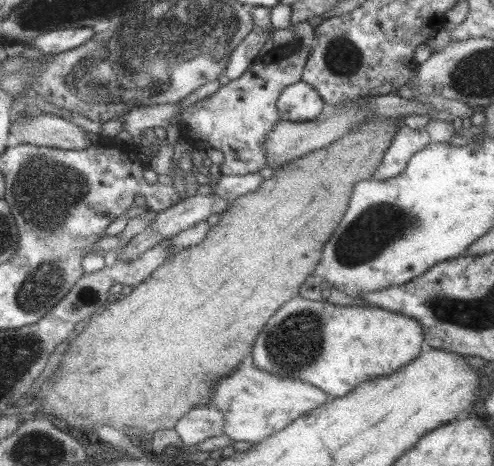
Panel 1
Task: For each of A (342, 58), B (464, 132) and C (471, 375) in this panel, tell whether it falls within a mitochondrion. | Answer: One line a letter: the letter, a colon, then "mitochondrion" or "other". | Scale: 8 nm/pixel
A: mitochondrion
B: other
C: other

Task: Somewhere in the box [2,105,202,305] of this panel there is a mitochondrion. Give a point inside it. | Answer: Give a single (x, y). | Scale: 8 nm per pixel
(45, 191)

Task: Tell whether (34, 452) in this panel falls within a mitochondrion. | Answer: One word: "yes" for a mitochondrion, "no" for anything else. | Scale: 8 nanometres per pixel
yes

